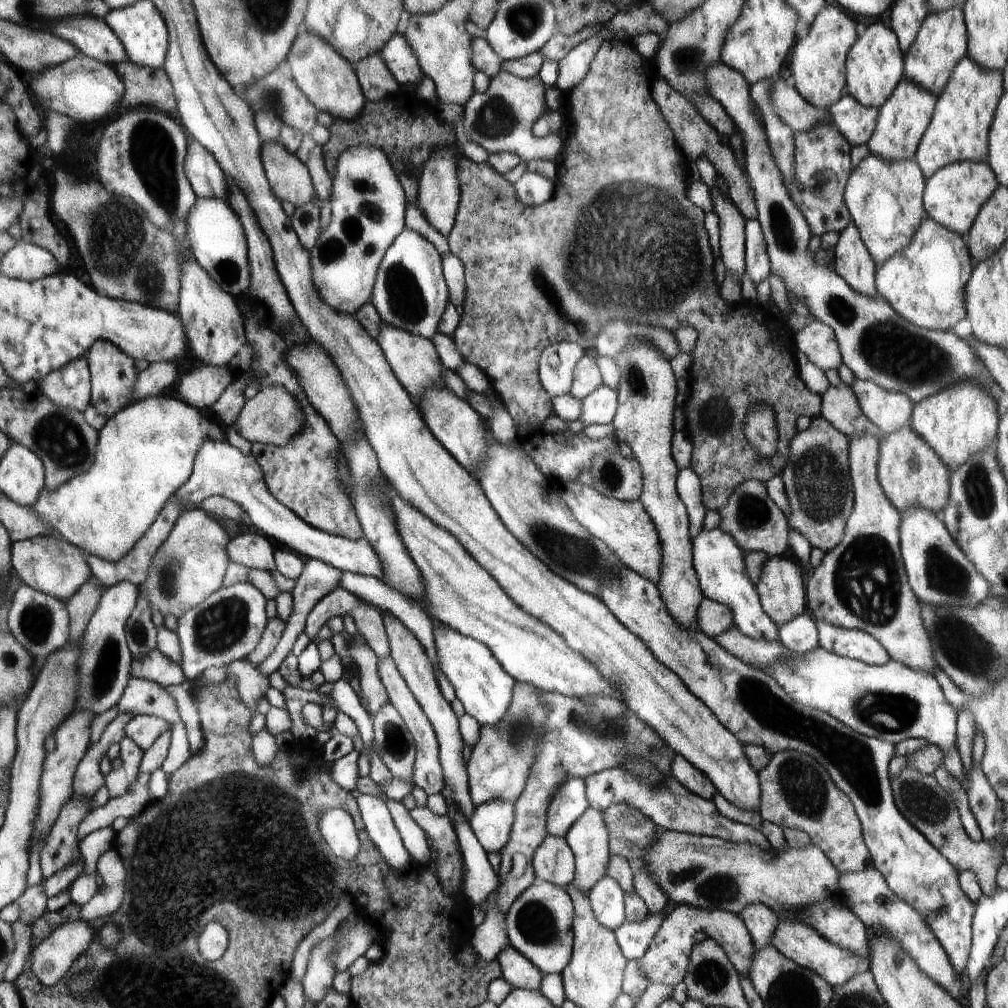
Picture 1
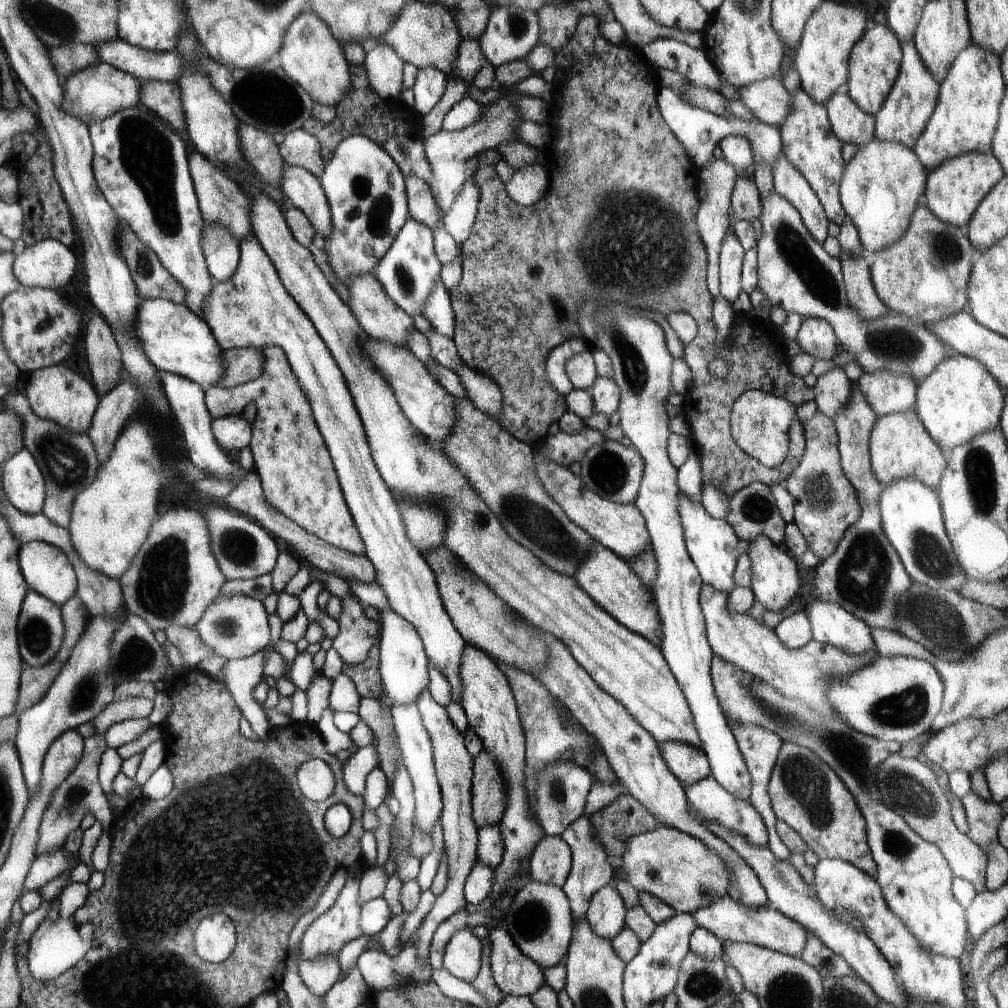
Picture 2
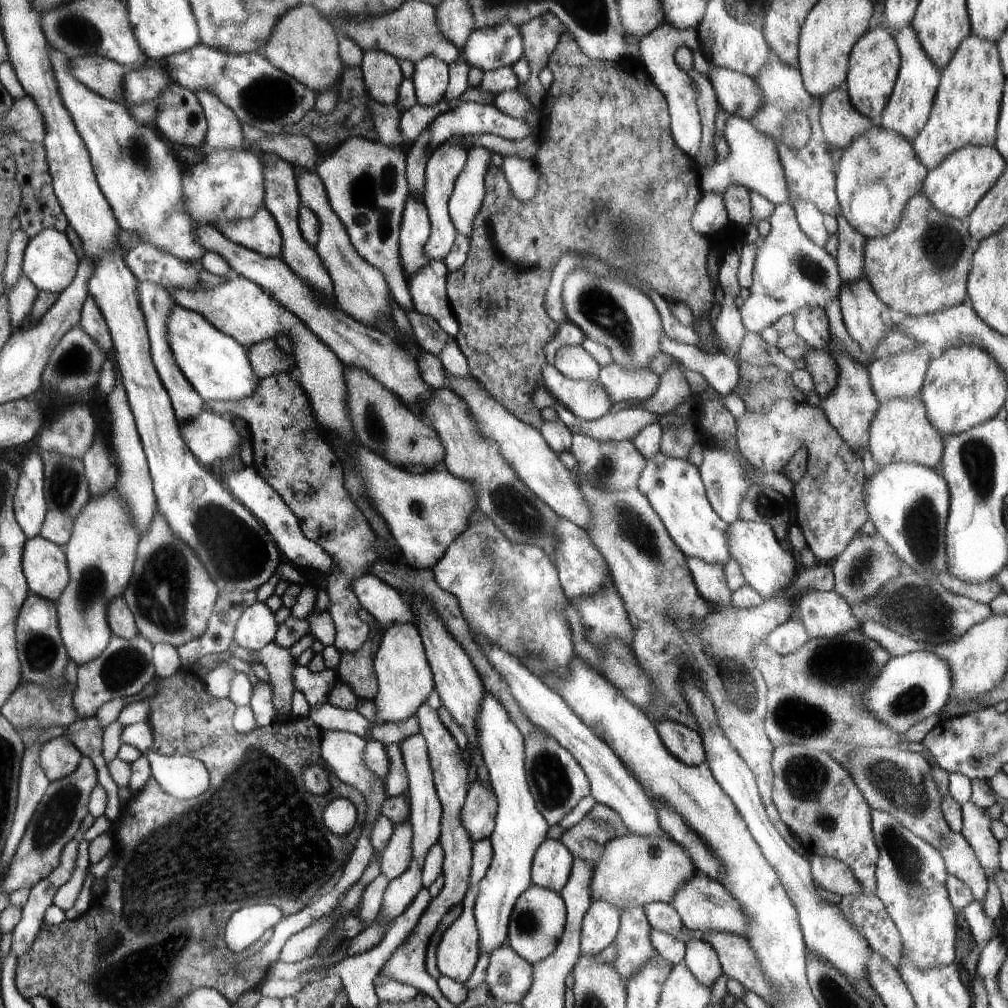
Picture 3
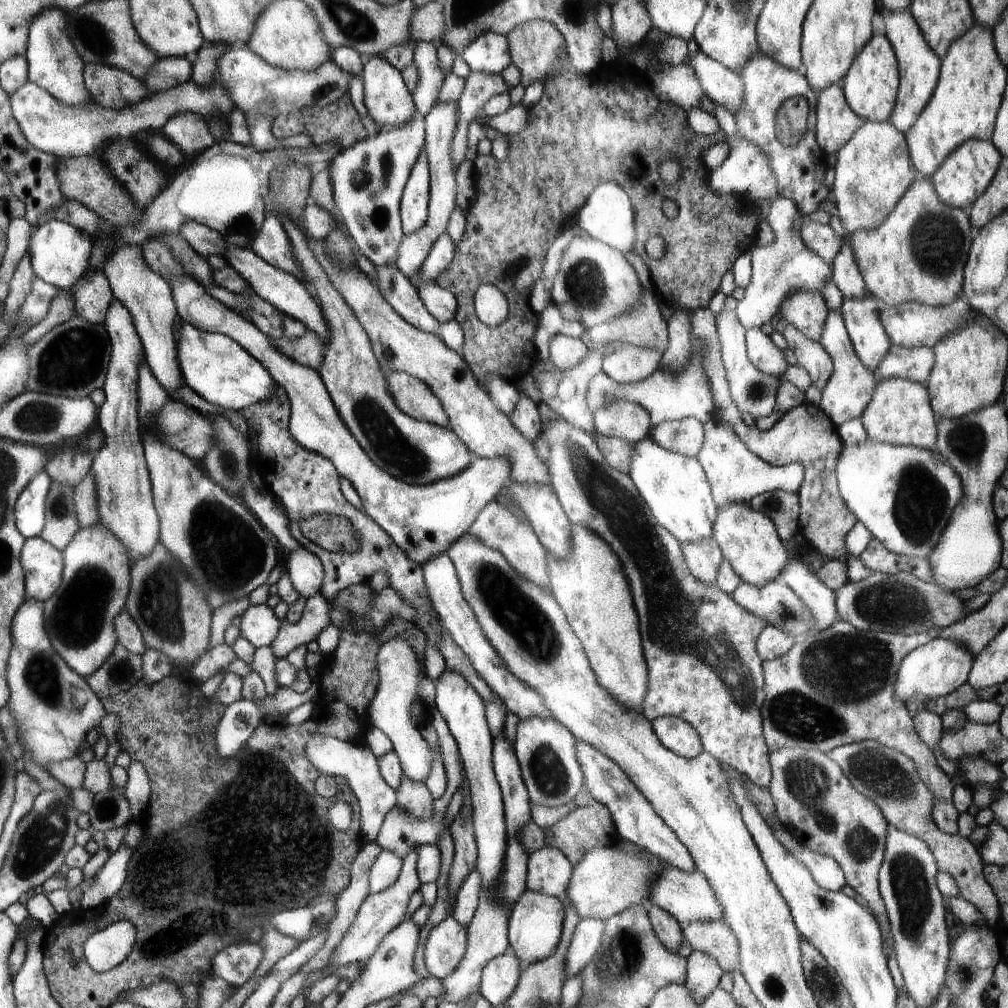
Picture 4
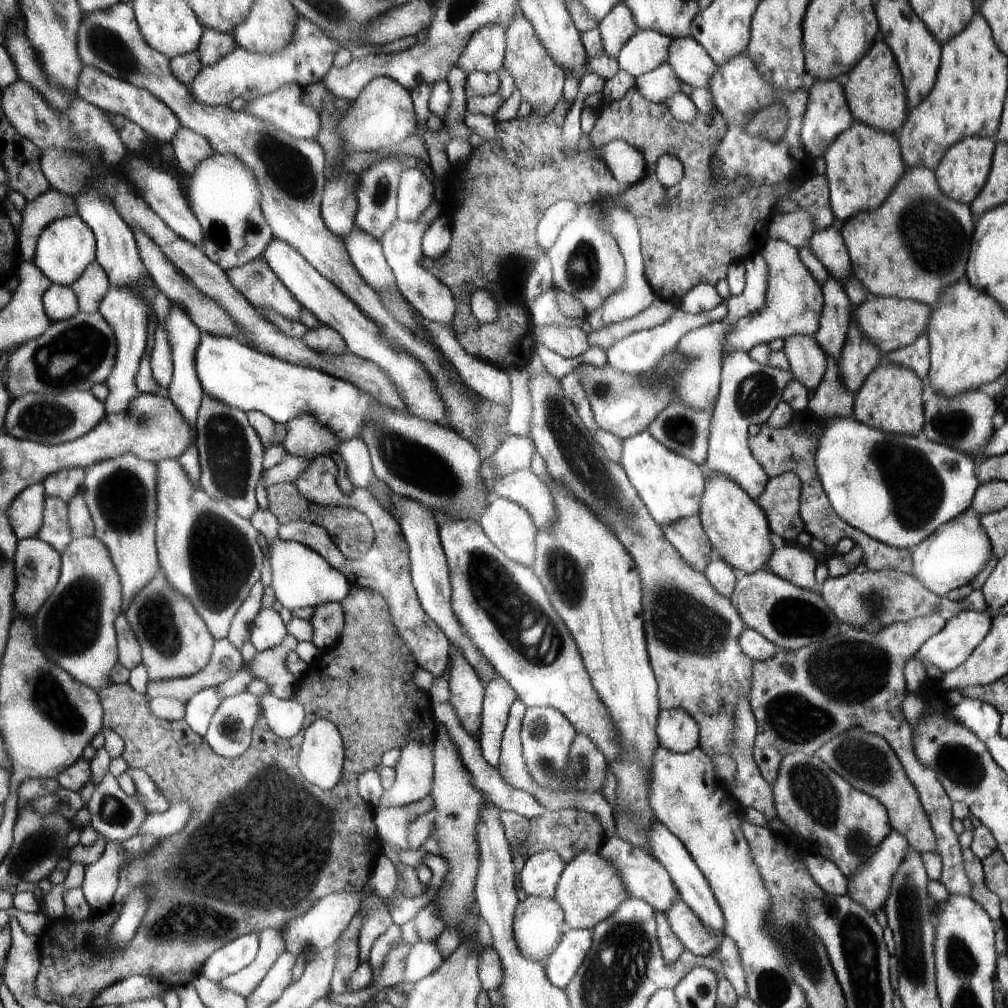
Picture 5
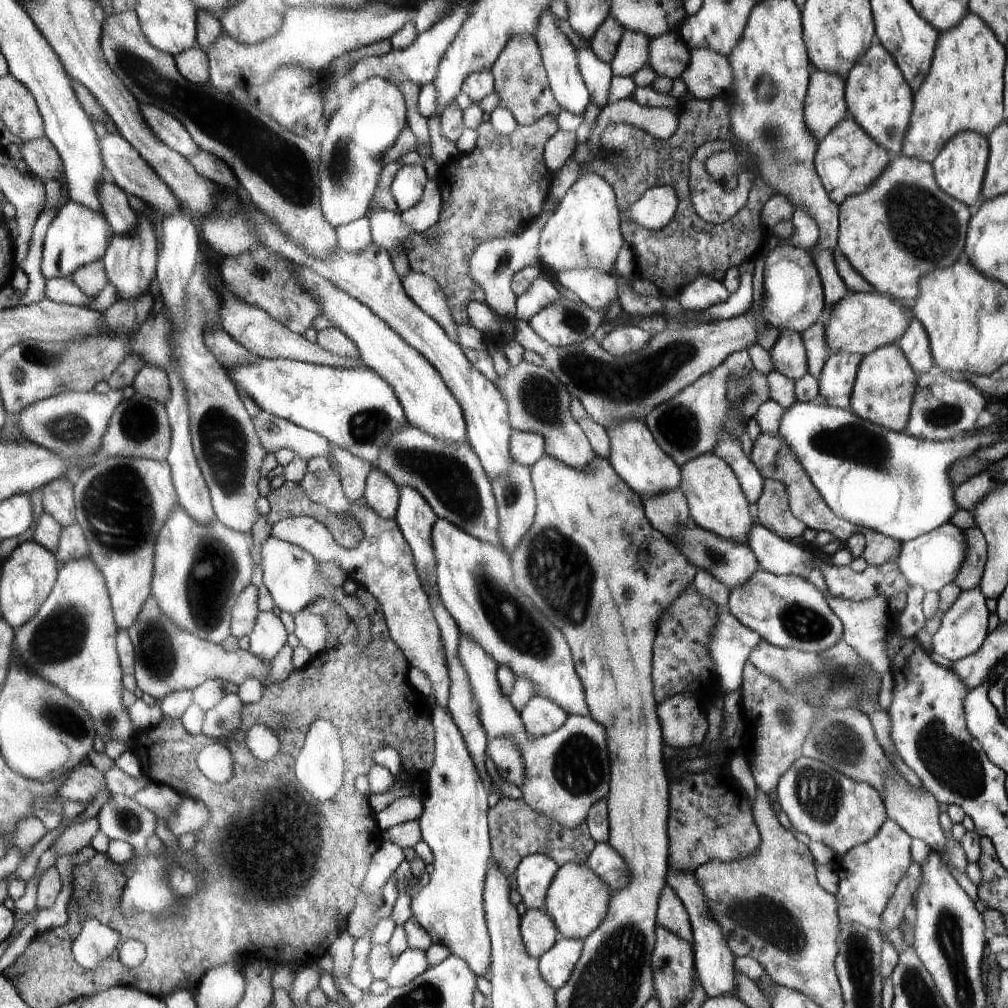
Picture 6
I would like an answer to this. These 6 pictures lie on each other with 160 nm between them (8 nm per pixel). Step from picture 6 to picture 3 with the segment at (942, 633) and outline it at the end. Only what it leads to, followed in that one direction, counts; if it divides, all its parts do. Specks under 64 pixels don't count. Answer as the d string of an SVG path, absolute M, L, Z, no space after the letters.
M918 651L895 656L881 672L868 694L869 710L879 721L904 735L912 726L928 716L940 714L953 692L953 679L949 665L936 653Z

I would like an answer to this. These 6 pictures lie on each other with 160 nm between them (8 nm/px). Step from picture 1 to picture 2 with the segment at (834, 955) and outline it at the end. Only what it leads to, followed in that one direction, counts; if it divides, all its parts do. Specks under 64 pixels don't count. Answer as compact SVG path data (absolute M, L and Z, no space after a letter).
M729 896L725 899L719 899L709 907L696 911L693 917L696 919L698 927L709 930L720 941L752 943L799 959L806 946L807 929L800 923L784 916L781 912L776 912L771 907L749 909L738 901L732 900Z

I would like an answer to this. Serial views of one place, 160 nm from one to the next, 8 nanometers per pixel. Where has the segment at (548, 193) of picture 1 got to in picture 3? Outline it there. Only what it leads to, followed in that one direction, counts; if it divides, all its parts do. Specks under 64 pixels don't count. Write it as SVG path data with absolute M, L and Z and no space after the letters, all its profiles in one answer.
M503 157L506 180L509 181L513 195L519 201L529 201L538 192L541 172L533 161L516 157Z

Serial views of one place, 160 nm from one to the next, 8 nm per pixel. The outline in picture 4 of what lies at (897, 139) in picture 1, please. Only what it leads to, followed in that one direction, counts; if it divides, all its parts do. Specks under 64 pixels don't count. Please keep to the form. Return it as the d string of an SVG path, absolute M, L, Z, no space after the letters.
M884 11L883 15L885 16L884 24L886 24L885 35L893 45L898 60L902 60L902 92L897 92L898 104L894 105L894 116L890 116L889 122L902 132L908 132L915 126L928 101L933 98L942 59L929 47L921 27L910 11L903 13Z

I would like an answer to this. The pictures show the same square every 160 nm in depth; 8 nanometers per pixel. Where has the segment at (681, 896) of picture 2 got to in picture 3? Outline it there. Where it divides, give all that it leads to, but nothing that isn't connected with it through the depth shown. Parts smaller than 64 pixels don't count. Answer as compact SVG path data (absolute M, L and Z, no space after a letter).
M630 833L618 837L606 846L603 858L594 866L593 900L610 901L620 910L656 901L672 904L681 888L686 887L698 872L686 848L667 835L651 837Z

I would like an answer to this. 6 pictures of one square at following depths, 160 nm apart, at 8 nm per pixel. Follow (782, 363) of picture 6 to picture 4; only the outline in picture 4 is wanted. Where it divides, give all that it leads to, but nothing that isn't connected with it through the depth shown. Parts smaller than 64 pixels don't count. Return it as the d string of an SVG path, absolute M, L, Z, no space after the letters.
M788 322L782 323L778 330L796 355L797 364L806 370L810 375L812 385L821 392L833 371L833 362L826 349L820 342L806 338L802 332Z

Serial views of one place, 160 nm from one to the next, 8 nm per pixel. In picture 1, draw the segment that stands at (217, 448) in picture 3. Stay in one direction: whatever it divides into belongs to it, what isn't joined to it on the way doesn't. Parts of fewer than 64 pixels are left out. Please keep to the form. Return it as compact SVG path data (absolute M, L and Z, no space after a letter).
M266 385L245 402L234 426L238 434L251 443L281 447L301 432L303 422L306 423L307 418L303 418L297 398L285 386Z

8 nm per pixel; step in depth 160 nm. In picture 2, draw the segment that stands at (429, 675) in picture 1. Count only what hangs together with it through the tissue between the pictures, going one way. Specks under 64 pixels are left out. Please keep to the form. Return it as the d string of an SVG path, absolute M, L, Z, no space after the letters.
M424 687L416 699L417 707L421 712L425 727L432 737L433 756L436 760L437 779L441 783L441 792L444 794L444 810L441 812L443 836L447 857L449 858L449 881L446 890L436 897L432 910L424 917L418 928L416 941L417 957L420 963L429 960L429 948L436 928L441 922L450 918L455 912L465 908L468 900L463 888L477 862L477 826L472 818L471 790L473 777L473 757L465 743L464 735L450 720L448 711L432 698L428 687Z

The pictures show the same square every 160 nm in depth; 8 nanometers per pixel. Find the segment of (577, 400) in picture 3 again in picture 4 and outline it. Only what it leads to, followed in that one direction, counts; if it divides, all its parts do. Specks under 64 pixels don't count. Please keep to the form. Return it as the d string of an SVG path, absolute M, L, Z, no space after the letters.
M692 340L691 356L682 369L666 369L660 366L646 380L637 383L617 383L602 372L597 372L588 383L585 399L588 410L593 415L602 407L613 402L628 401L642 406L652 417L652 426L661 422L694 417L703 425L710 422L714 415L715 402L711 393L711 384L705 373L705 341Z

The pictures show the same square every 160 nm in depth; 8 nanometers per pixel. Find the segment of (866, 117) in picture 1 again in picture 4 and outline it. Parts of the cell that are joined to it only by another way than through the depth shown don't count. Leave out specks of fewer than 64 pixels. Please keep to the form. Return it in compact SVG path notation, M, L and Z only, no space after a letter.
M833 84L818 93L817 98L817 123L815 126L817 143L829 158L832 158L859 130L858 126L864 123L862 117L858 118L857 113L846 104L845 94L842 94L842 87Z

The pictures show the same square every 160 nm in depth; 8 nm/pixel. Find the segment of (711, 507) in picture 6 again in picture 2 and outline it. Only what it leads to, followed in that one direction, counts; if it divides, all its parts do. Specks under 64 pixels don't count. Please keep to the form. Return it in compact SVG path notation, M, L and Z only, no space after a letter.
M761 535L749 544L748 556L751 560L751 589L760 603L766 610L775 613L782 613L788 609L788 604L798 596L800 592L800 578L798 578L798 566L796 562L782 552L779 546L774 546L767 536Z

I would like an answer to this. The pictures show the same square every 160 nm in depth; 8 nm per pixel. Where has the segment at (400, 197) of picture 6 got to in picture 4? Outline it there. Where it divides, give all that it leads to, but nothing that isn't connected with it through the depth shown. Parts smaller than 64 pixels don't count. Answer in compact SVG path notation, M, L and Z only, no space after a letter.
M424 148L409 176L409 182L406 184L401 200L401 224L404 226L406 235L424 228L428 218L429 196L429 162Z

